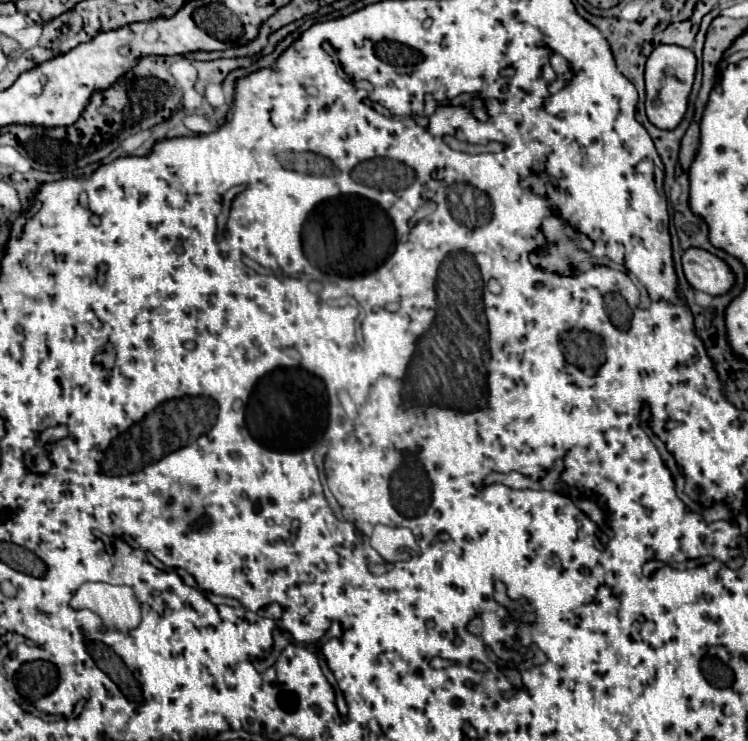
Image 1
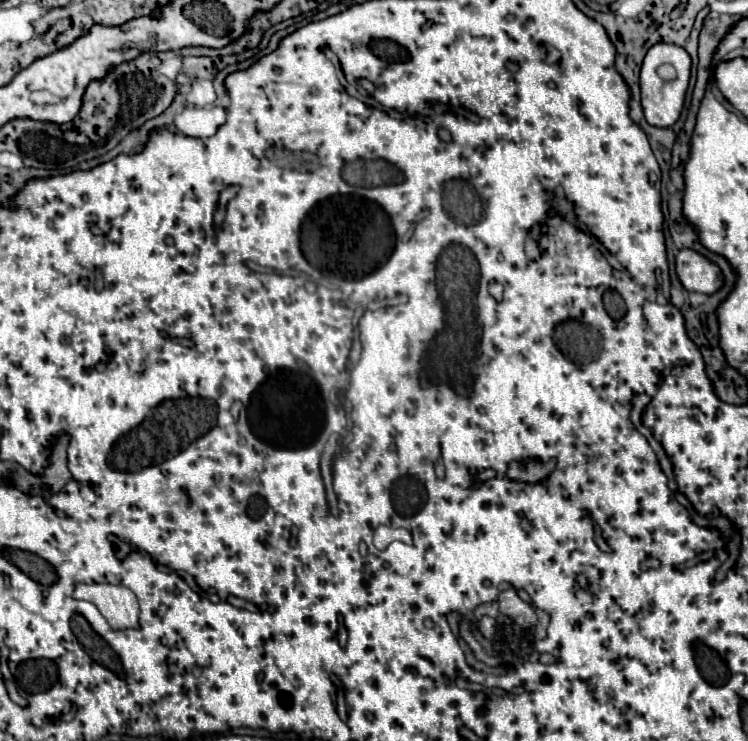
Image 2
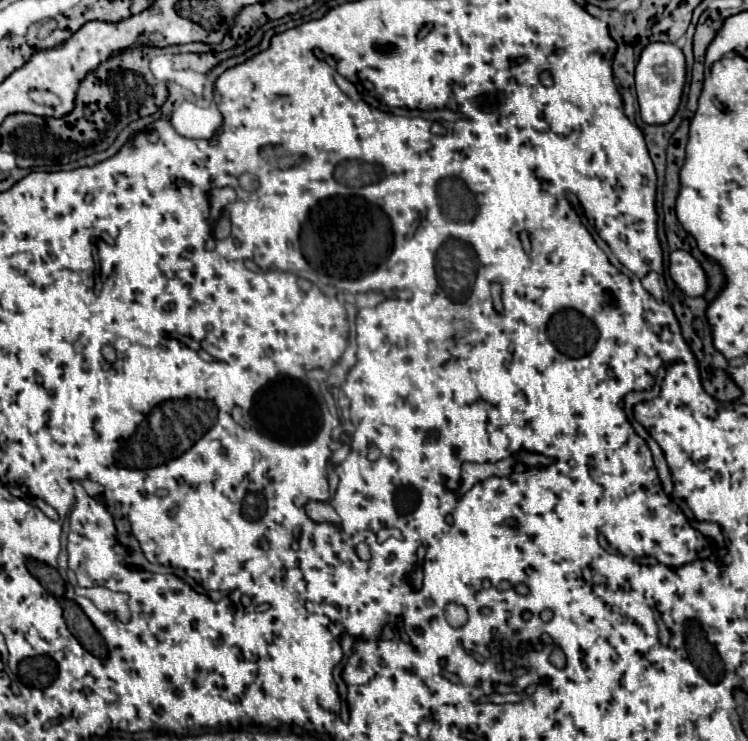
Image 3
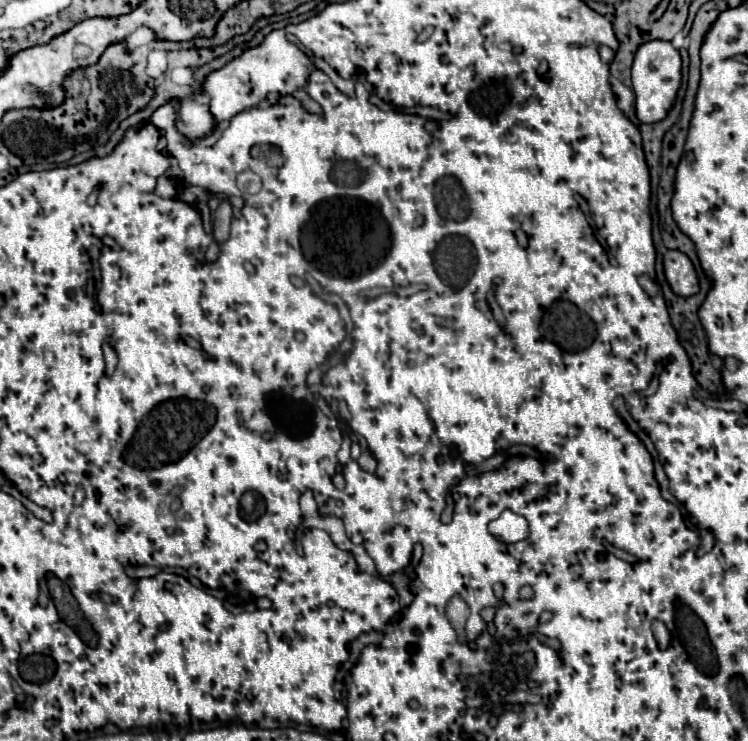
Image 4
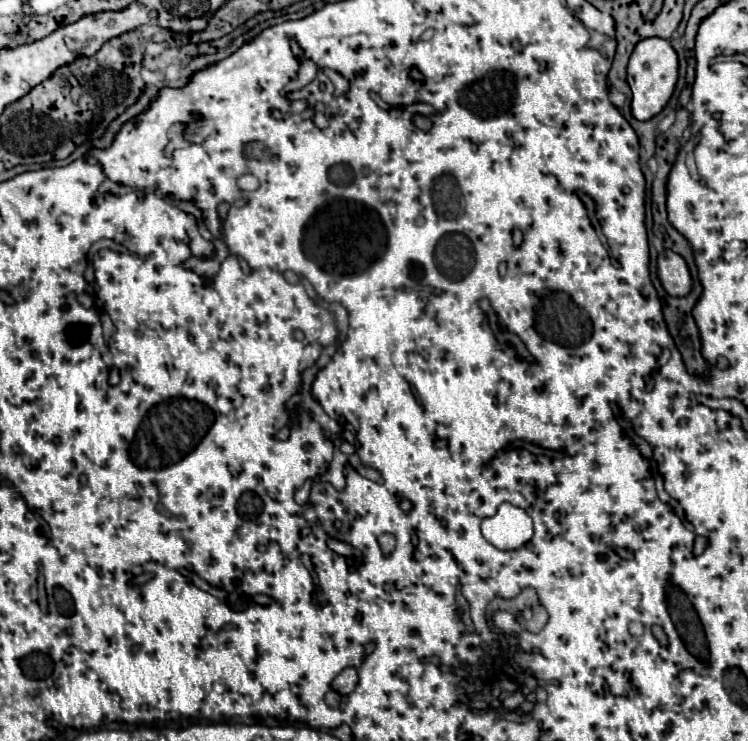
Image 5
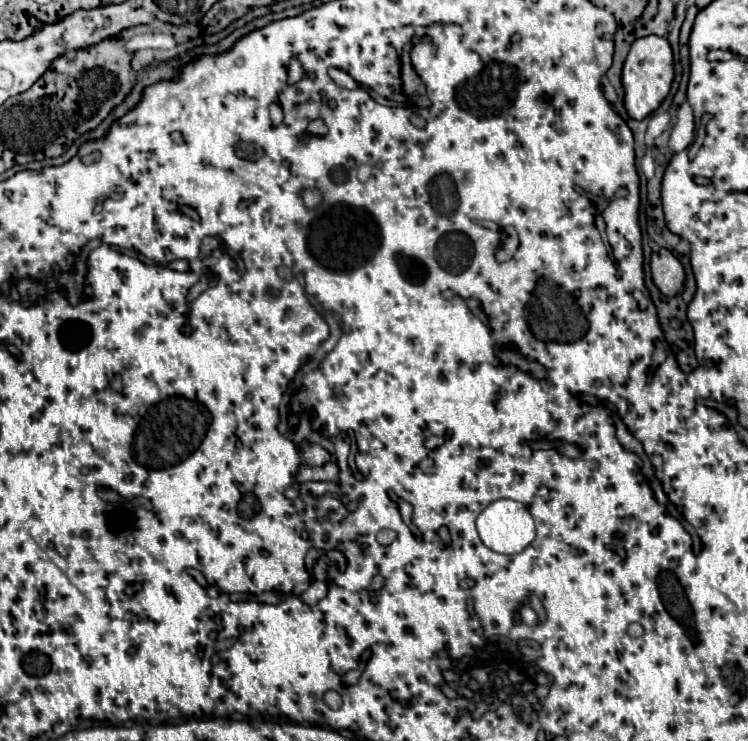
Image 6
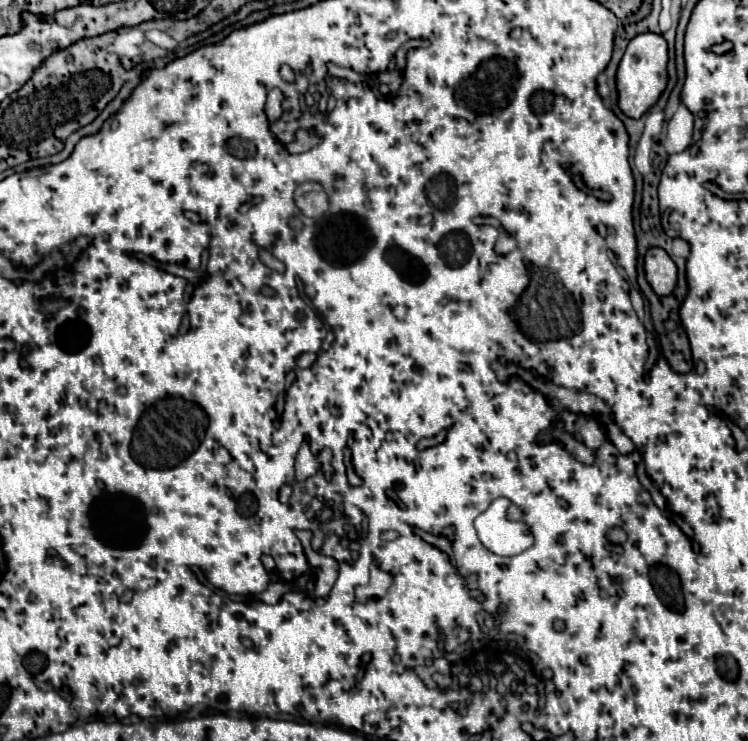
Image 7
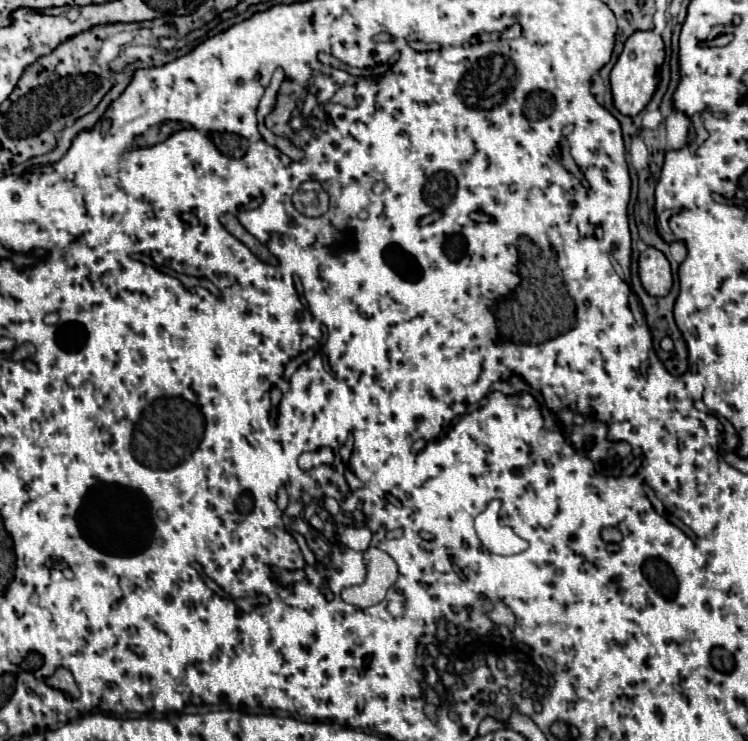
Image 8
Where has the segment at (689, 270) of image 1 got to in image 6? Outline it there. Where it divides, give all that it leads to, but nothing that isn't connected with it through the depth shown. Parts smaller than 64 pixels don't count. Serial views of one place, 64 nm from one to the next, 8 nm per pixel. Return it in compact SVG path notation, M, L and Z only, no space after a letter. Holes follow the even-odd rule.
M666 248L652 254L652 278L662 294L676 296L684 290L684 266L682 262Z

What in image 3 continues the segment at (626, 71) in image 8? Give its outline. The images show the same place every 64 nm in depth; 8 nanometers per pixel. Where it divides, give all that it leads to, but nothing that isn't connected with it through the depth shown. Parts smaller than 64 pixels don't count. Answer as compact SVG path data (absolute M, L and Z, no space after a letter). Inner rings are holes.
M652 42L644 48L638 66L636 66L636 92L640 102L640 116L646 124L666 124L674 118L682 90L686 84L686 58L676 44L666 42ZM660 68L668 68L668 74L660 74Z

